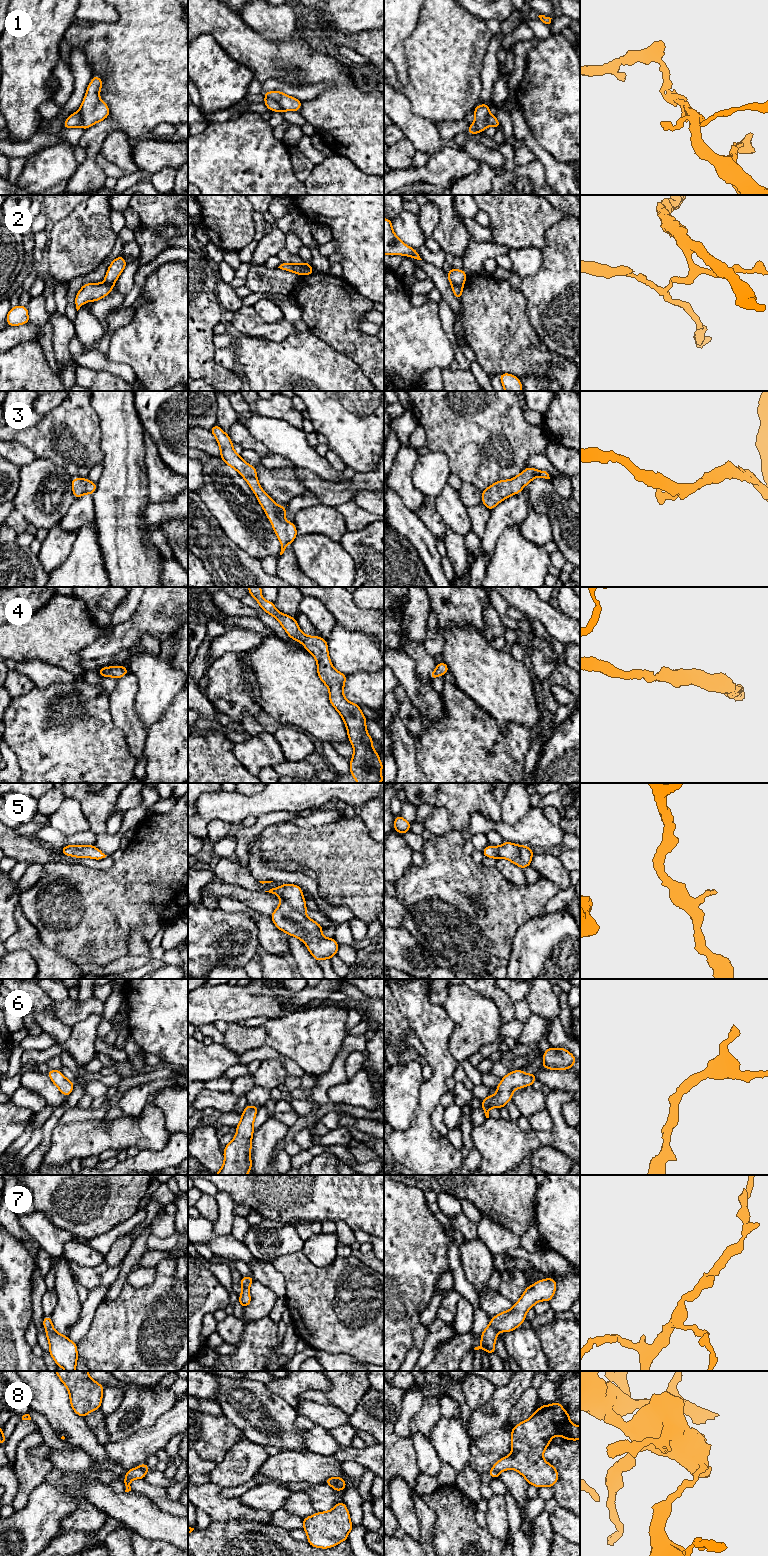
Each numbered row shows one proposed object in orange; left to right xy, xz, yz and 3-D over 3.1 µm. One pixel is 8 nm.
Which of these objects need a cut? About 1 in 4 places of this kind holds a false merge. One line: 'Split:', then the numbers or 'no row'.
Split: 1, 2, 8

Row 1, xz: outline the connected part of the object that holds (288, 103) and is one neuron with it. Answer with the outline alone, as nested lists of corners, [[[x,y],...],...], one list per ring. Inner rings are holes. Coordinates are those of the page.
[[[275,90],[263,93],[265,97],[275,100],[283,110],[286,111],[299,111],[301,109],[301,100],[294,97],[285,95],[281,91]]]

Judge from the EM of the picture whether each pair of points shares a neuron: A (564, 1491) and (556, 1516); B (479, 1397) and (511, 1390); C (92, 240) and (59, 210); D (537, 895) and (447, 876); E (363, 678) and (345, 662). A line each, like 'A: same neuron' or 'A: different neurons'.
A: different neurons
B: different neurons
C: different neurons
D: same neuron
E: different neurons

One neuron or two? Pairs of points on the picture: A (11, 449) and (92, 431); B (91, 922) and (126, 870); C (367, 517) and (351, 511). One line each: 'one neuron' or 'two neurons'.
A: two neurons
B: one neuron
C: one neuron

